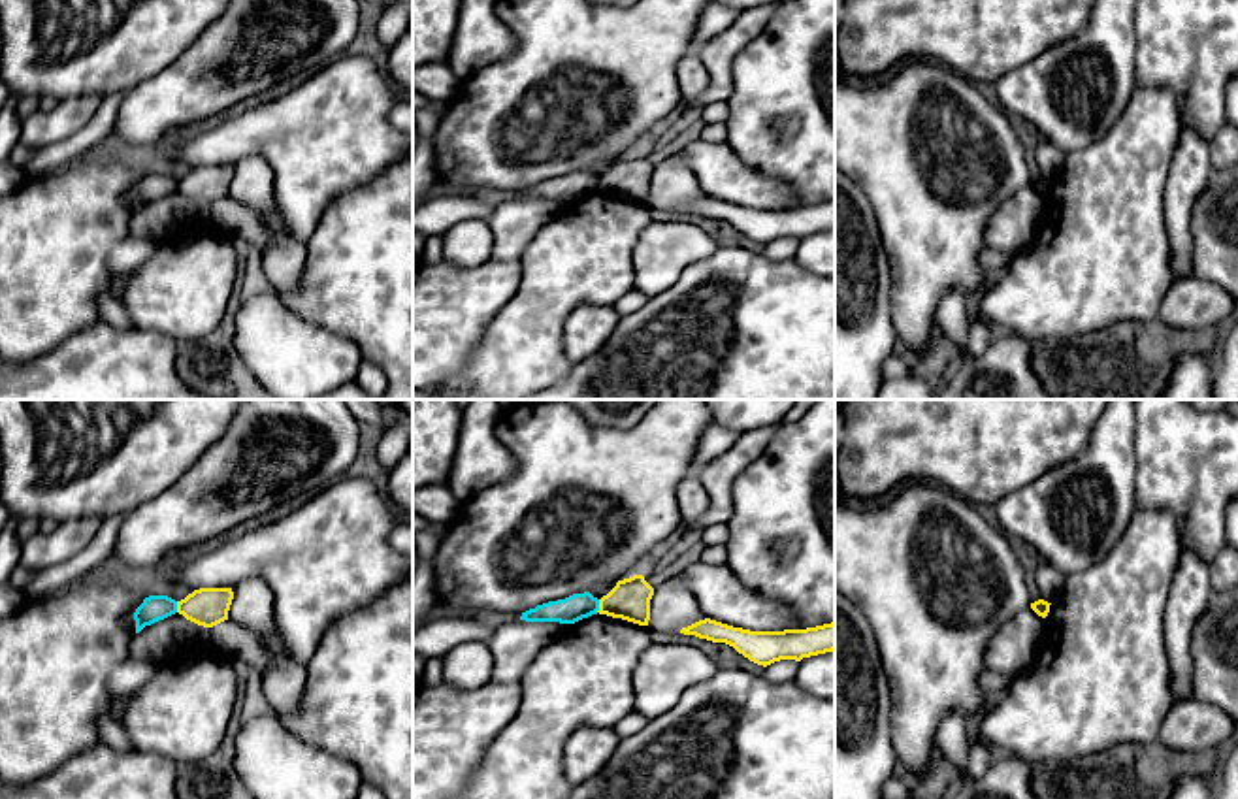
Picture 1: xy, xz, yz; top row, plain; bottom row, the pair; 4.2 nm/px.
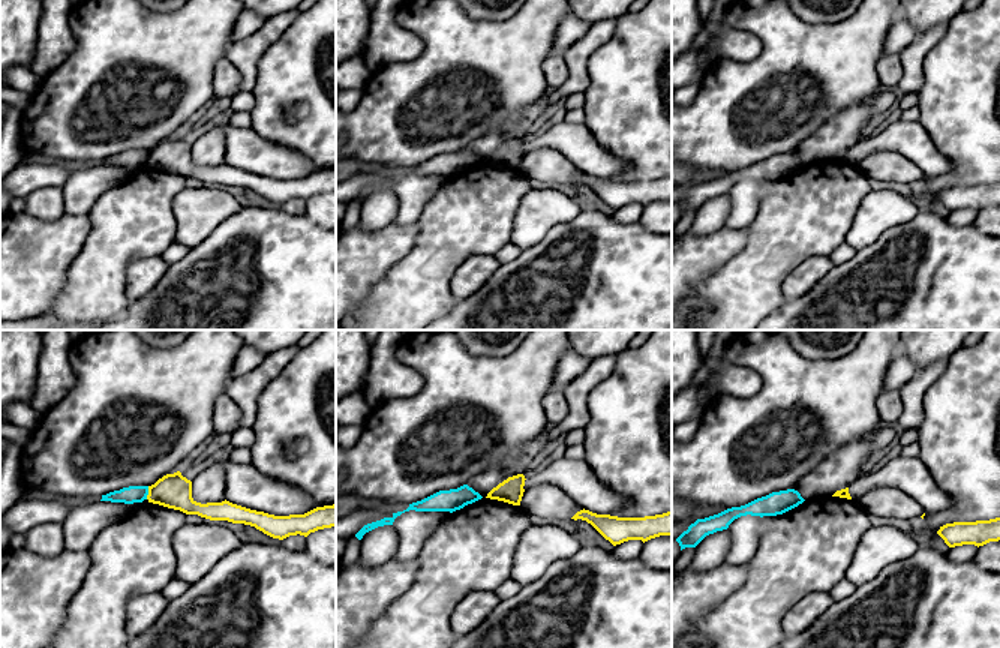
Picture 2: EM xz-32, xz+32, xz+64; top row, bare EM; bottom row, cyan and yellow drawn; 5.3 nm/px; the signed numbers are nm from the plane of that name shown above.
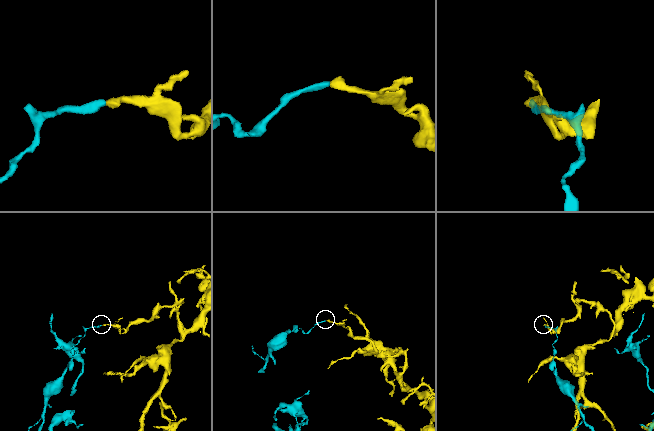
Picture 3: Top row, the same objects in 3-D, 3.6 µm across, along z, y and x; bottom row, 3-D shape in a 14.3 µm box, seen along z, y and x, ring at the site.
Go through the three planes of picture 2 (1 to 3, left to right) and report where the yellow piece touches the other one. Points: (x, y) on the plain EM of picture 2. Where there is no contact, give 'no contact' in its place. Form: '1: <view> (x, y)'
1: xz-32 (147, 156)
2: no contact
3: no contact

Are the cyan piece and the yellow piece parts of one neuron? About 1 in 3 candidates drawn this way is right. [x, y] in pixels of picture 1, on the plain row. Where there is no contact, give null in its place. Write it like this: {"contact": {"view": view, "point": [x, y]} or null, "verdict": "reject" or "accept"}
{"contact": {"view": "xz", "point": [598, 183]}, "verdict": "reject"}

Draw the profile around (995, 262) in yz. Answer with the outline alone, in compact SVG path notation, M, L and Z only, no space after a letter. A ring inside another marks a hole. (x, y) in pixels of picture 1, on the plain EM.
M986 249L980 253L980 264L993 275L1006 273L1010 268L1012 256L999 253L995 249Z

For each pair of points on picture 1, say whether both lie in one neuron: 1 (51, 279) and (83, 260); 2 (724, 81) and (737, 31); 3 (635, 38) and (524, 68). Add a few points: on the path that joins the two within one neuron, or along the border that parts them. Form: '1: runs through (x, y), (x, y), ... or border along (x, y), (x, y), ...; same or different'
1: runs through (59, 272), (70, 260), (76, 260); same
2: runs through (724, 68), (724, 49), (730, 44); same
3: runs through (607, 55), (560, 55), (553, 59); same

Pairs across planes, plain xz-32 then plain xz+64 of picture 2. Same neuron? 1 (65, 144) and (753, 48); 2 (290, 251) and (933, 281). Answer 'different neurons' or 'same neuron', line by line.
1: different neurons
2: same neuron

